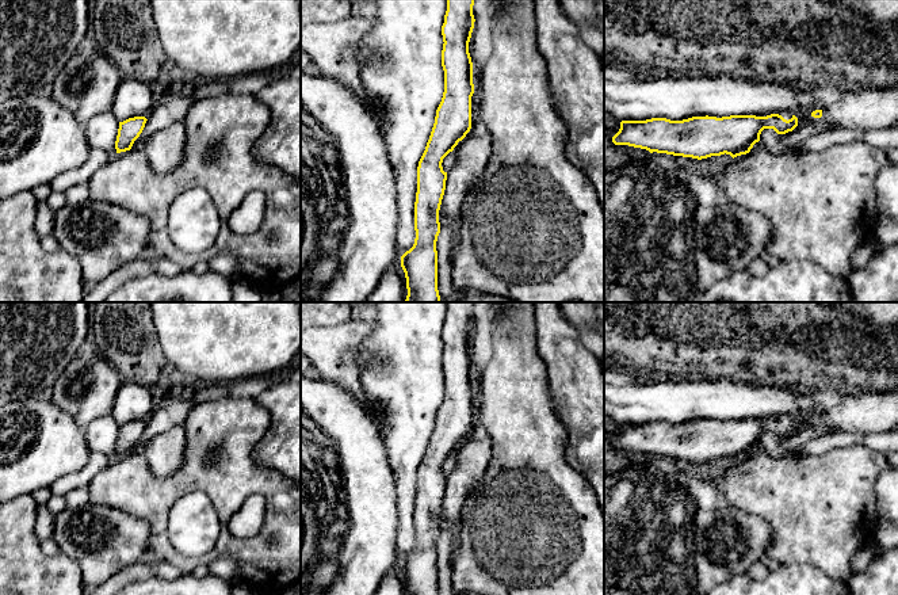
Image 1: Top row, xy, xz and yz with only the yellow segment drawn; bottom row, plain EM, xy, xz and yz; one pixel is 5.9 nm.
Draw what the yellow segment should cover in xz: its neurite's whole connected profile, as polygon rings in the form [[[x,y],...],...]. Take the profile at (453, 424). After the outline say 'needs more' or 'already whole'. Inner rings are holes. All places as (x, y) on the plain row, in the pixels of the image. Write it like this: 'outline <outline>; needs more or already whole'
outline [[[447,302],[442,329],[444,396],[417,470],[413,550],[401,560],[408,595],[437,594],[439,514],[446,493],[443,462],[471,432],[473,366],[469,346],[474,332],[474,302]]]; already whole

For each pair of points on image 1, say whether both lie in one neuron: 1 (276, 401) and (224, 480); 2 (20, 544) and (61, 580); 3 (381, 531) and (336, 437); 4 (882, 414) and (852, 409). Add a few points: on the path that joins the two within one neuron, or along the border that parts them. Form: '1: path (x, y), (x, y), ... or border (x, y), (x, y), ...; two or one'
1: border (255, 399), (270, 418), (270, 427), (259, 442); two
2: path (30, 553), (52, 575); one
3: path (358, 508), (350, 499), (348, 479), (343, 460); one
4: path (875, 412), (859, 412); one

